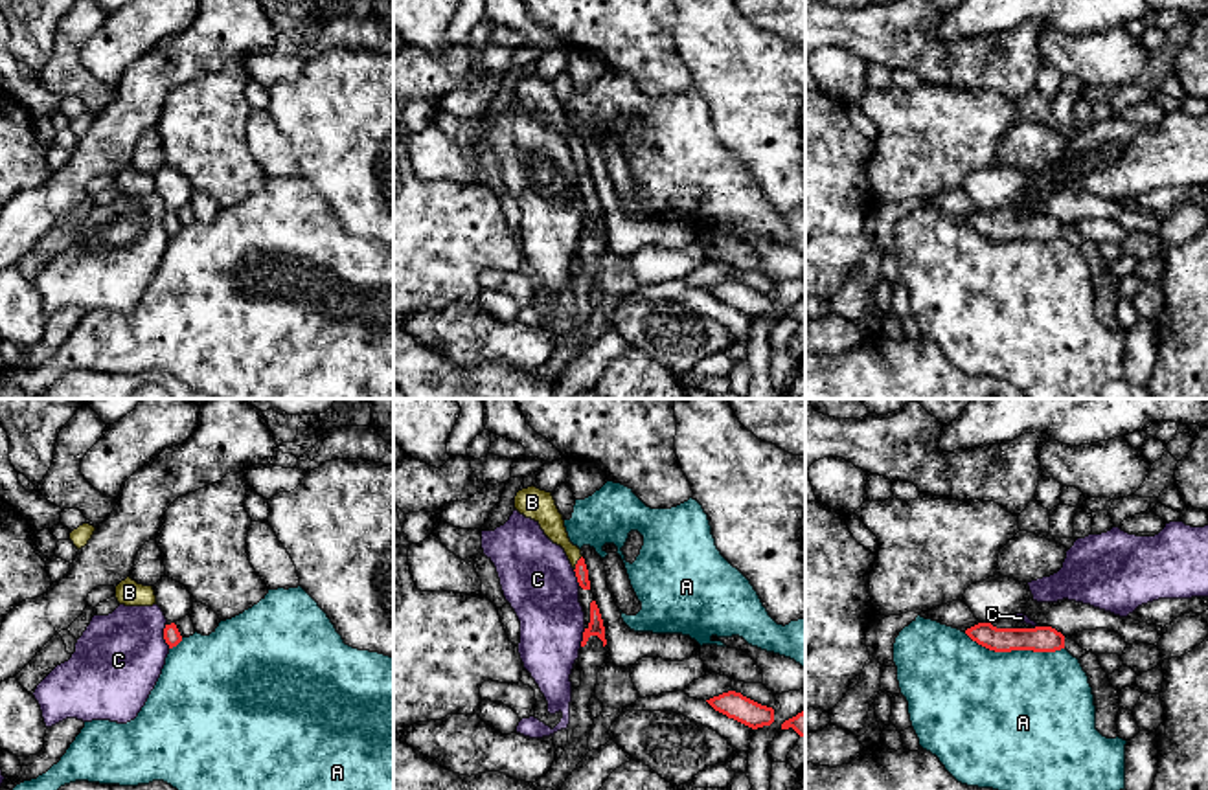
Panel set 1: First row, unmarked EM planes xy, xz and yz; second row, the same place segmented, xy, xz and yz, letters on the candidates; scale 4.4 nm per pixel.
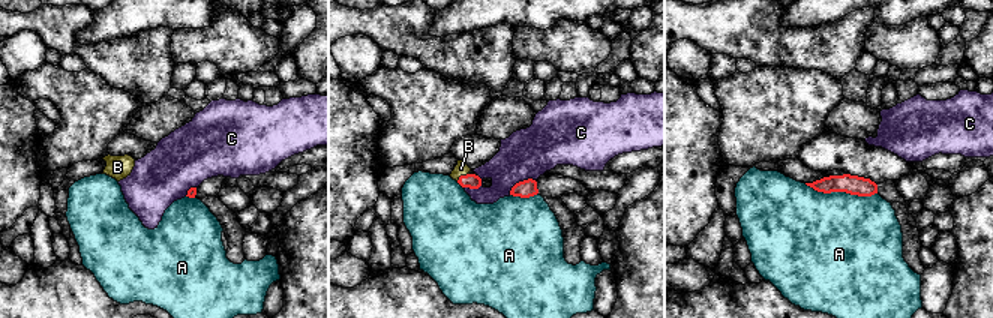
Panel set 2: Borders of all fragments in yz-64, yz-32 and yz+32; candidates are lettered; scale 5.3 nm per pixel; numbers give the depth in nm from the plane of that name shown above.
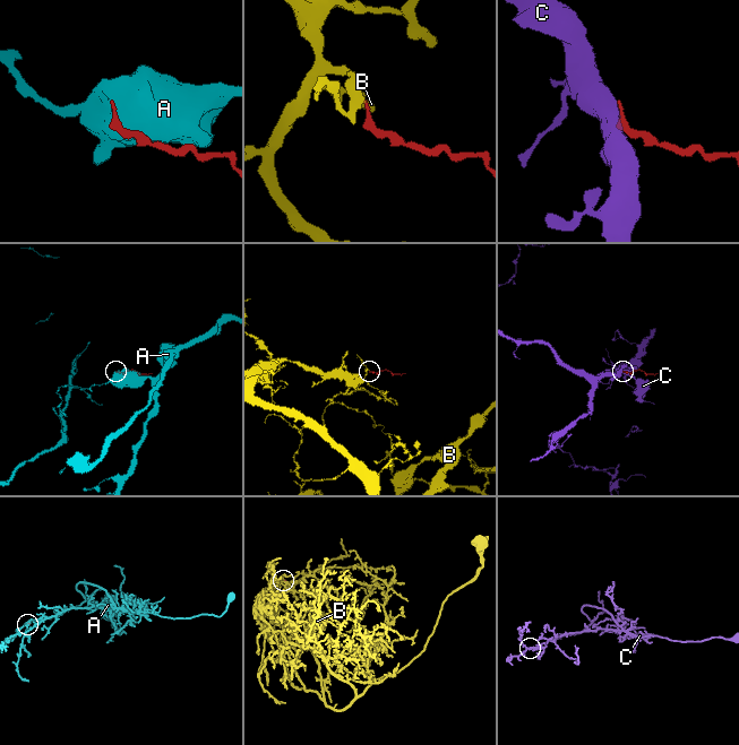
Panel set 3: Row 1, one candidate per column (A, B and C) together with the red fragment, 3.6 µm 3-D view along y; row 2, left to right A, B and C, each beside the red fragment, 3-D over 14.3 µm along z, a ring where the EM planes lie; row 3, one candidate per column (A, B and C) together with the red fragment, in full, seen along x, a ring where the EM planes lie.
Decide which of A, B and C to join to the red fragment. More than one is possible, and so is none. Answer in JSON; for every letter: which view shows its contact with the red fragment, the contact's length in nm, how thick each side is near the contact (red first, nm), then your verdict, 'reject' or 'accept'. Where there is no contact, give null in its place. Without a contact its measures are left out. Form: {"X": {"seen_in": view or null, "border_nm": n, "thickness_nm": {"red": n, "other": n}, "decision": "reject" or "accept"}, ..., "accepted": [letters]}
{"A": {"seen_in": "yz", "border_nm": 440, "thickness_nm": {"red": 110, "other": 480}, "decision": "reject"}, "B": {"seen_in": "xz", "border_nm": 80, "thickness_nm": {"red": 60, "other": 110}, "decision": "accept"}, "C": {"seen_in": "xy", "border_nm": 110, "thickness_nm": {"red": 70, "other": 380}, "decision": "reject"}, "accepted": ["B"]}

